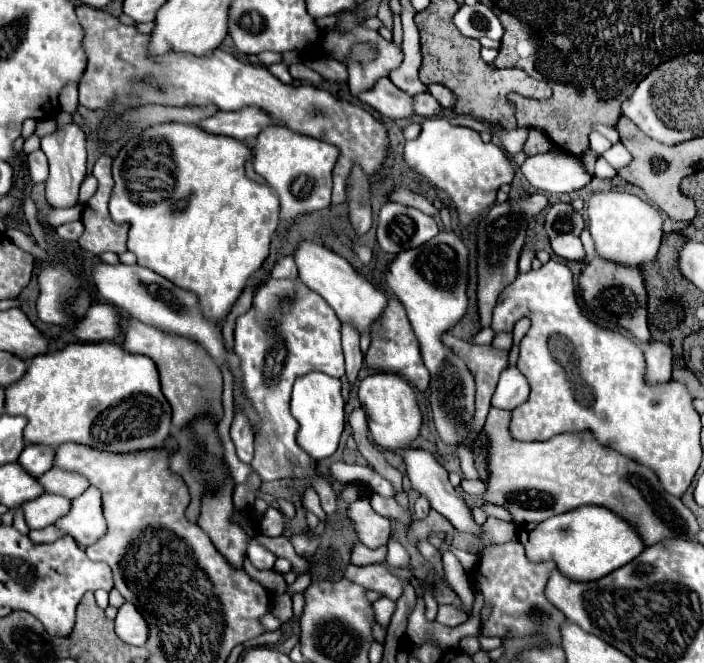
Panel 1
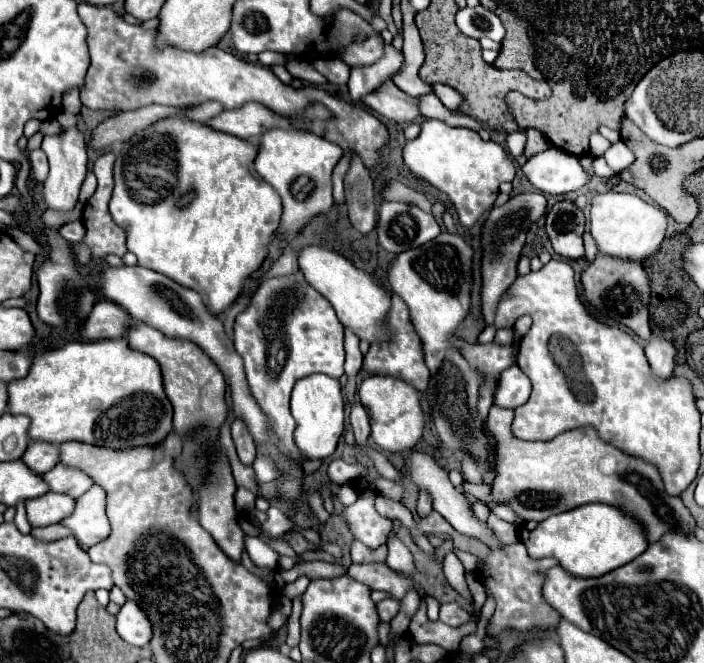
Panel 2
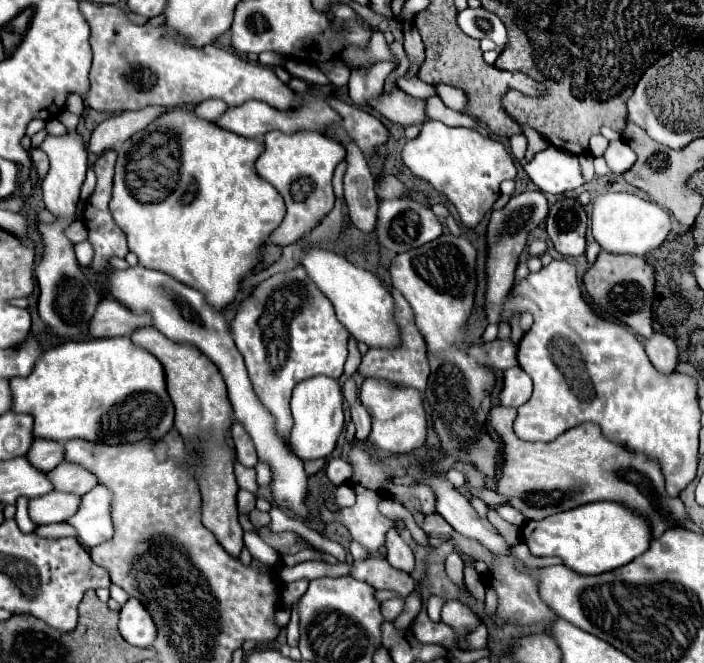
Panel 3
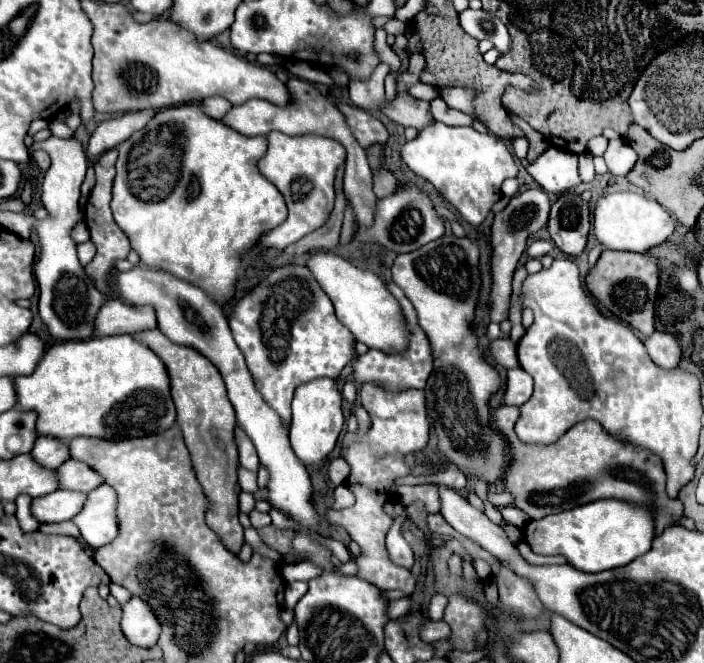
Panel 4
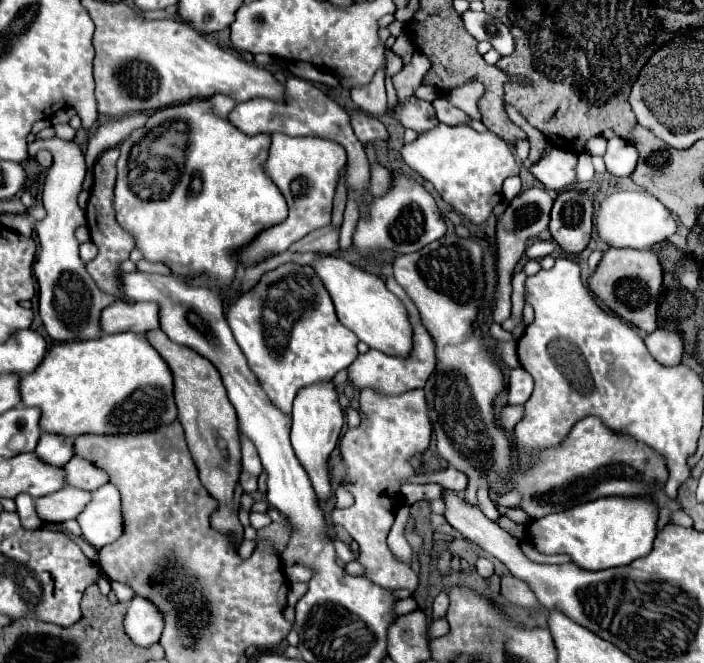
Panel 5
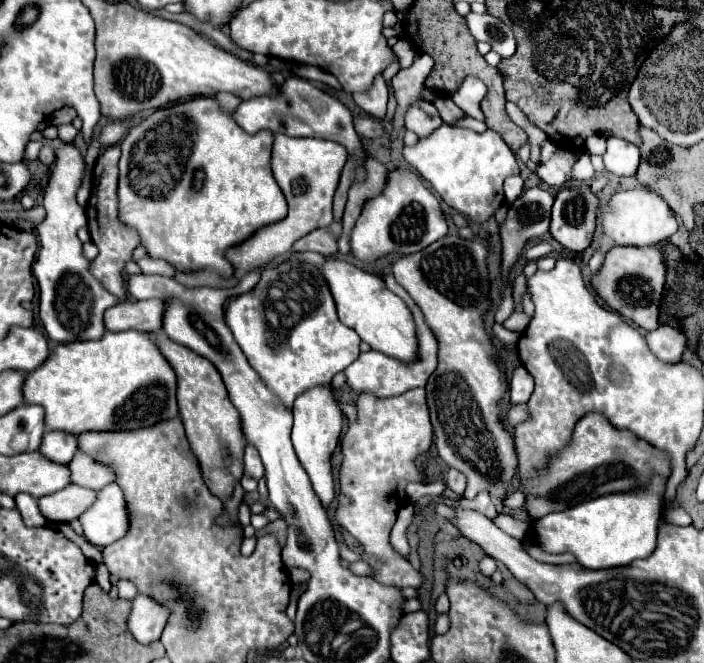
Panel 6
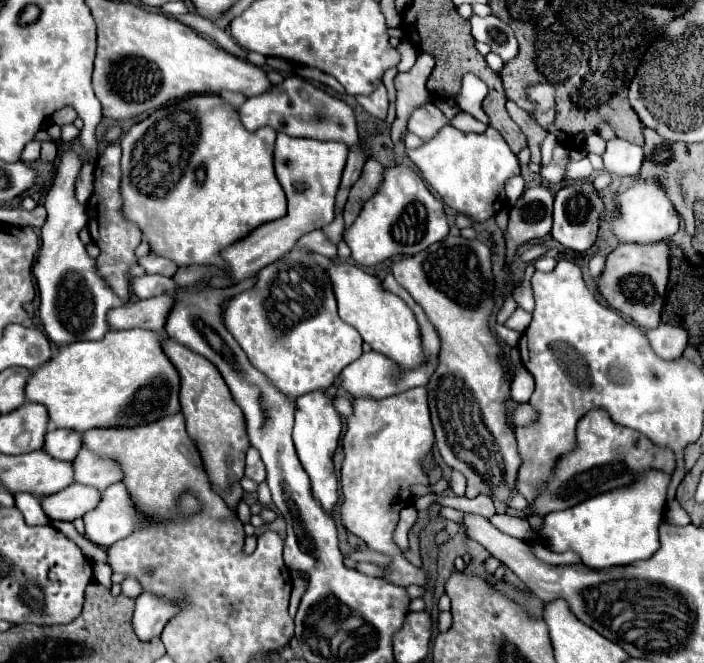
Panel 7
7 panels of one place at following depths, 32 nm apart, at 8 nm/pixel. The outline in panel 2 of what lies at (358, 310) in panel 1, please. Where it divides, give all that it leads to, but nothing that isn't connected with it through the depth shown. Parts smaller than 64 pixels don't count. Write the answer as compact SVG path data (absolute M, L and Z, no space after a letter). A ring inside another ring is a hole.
M314 244L304 246L298 252L298 266L300 272L304 274L304 280L334 306L338 320L354 334L358 334L358 338L364 338L370 344L376 340L388 340L388 330L384 320L390 304L390 294L382 286L378 286L370 274L358 270L350 260L336 254L334 250Z

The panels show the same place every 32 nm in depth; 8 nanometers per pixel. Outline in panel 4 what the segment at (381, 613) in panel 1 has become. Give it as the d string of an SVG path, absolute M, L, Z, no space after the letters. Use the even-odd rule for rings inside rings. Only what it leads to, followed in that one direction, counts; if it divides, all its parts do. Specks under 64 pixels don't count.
M402 598L402 602L388 602L386 614L388 614L388 618L400 618L408 612L408 608L410 608L408 598Z

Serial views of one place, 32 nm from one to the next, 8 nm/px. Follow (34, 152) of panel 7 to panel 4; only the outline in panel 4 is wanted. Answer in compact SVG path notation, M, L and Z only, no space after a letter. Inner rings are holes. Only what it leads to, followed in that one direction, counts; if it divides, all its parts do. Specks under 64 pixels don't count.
M50 136L47 140L33 143L29 148L30 154L36 150L46 150L50 154L52 166L44 176L42 182L42 202L44 208L48 210L48 220L38 220L34 224L42 252L40 260L34 266L34 276L38 280L40 288L40 318L46 324L48 332L56 340L82 340L90 338L92 334L92 320L100 308L108 300L106 294L98 292L92 280L86 276L84 268L78 262L76 256L76 242L70 238L70 230L76 222L82 222L82 212L78 208L78 198L80 198L80 186L86 176L86 152L82 144L72 136L72 138L56 138Z

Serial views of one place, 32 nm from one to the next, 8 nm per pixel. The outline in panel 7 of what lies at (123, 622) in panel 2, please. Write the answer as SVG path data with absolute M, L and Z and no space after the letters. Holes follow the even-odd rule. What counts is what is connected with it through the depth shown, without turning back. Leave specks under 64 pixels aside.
M142 592L134 602L136 606L132 614L132 630L138 640L150 642L154 638L160 638L162 628L176 614L176 606L172 606L170 600L158 598L148 592Z

